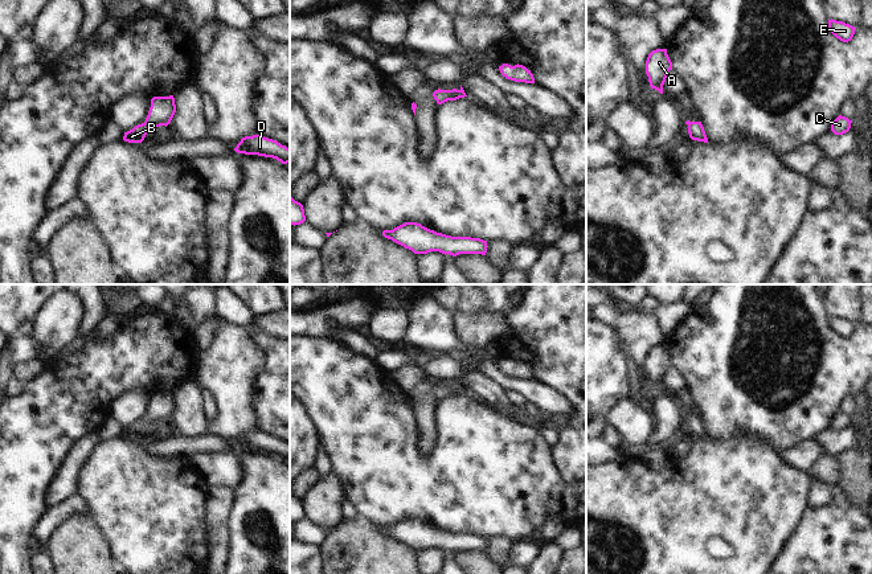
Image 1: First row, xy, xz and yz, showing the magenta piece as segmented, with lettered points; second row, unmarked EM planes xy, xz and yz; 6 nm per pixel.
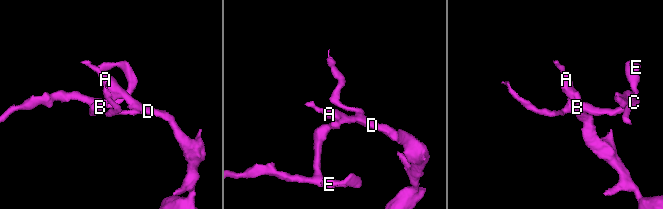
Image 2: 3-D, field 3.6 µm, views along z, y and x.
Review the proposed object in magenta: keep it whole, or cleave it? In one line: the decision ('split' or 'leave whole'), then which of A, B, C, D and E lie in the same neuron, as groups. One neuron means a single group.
leave whole | A B C D E

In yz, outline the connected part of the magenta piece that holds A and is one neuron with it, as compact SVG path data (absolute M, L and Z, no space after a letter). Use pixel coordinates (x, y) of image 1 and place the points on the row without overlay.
M656 345L648 350L646 357L646 370L651 385L663 390L663 381L670 366L672 366L672 358L667 350L667 345Z

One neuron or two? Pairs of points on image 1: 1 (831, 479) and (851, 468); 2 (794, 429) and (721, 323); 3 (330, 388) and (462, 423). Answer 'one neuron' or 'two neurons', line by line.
1: two neurons
2: one neuron
3: one neuron

